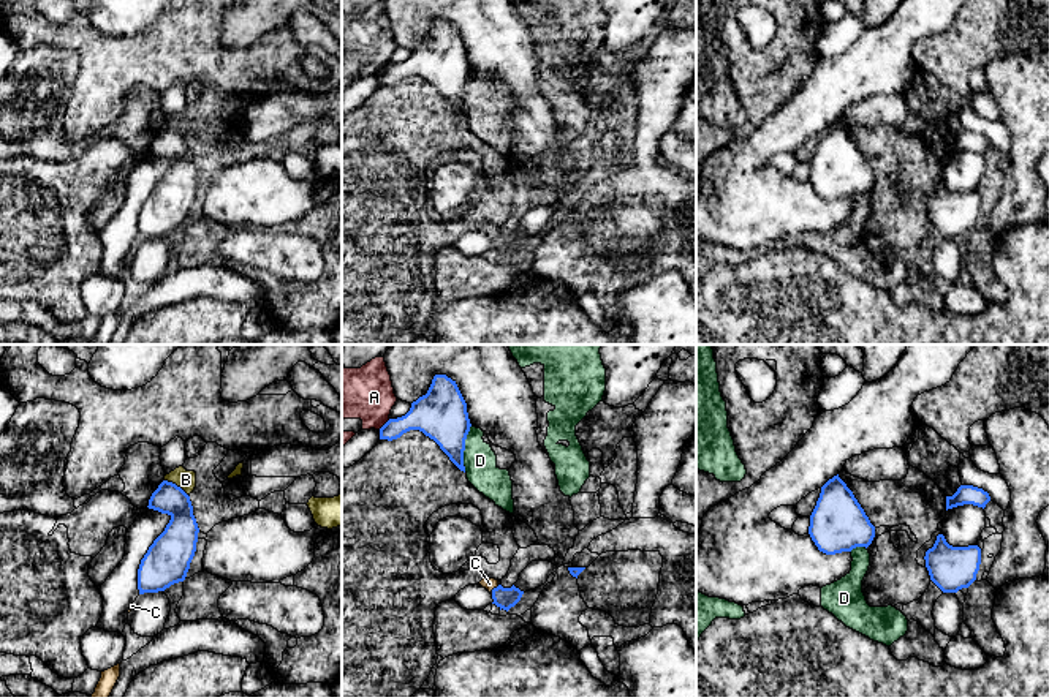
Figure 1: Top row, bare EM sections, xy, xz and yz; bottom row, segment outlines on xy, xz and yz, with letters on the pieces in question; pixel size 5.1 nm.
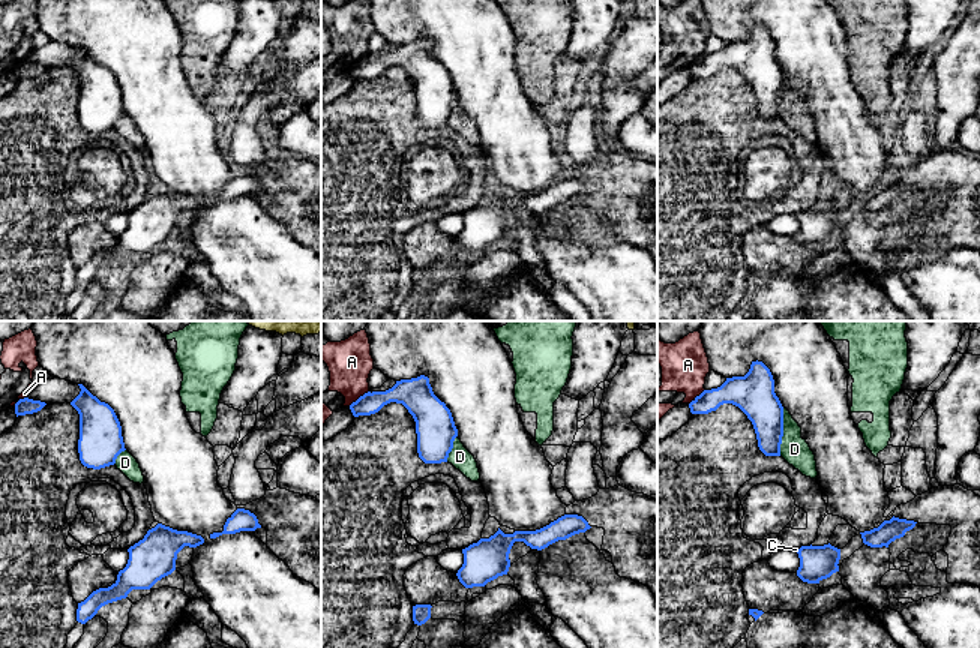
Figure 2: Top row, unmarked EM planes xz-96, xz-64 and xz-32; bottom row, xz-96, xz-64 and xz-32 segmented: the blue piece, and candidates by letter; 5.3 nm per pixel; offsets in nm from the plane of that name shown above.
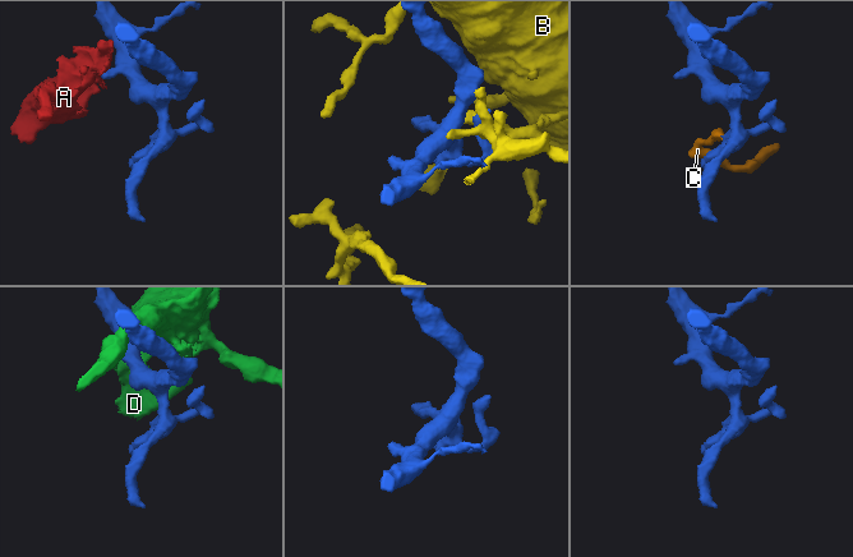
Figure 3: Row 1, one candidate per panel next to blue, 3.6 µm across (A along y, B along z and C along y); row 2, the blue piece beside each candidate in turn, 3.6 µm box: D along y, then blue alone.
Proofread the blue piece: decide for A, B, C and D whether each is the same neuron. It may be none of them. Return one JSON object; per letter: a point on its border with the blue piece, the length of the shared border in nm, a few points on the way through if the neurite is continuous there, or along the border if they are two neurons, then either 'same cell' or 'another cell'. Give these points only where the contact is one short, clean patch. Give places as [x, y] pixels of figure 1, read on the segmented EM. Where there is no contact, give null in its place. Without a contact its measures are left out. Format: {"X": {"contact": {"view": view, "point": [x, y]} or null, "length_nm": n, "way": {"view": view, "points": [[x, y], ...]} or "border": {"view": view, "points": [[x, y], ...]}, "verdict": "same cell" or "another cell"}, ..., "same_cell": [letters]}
{"A": {"contact": {"view": "xz", "point": [385, 424]}, "length_nm": 80, "border": {"view": "xz", "points": [[390, 419], [378, 429]]}, "verdict": "another cell"}, "B": {"contact": {"view": "xy", "point": [174, 484]}, "length_nm": 150, "verdict": "another cell"}, "C": {"contact": {"view": "xz", "point": [494, 588]}, "length_nm": 60, "way": {"view": "xz", "points": [[505, 598], [494, 588], [489, 583]]}, "verdict": "same cell"}, "D": {"contact": {"view": "xz", "point": [464, 449]}, "length_nm": 240, "verdict": "another cell"}, "same_cell": ["C"]}

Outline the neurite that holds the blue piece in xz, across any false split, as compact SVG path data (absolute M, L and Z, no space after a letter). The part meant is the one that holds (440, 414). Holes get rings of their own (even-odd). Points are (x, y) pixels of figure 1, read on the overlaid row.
M435 375L427 394L413 401L405 416L389 419L380 428L380 439L392 441L410 430L419 430L465 473L464 450L470 427L467 403L456 381Z

